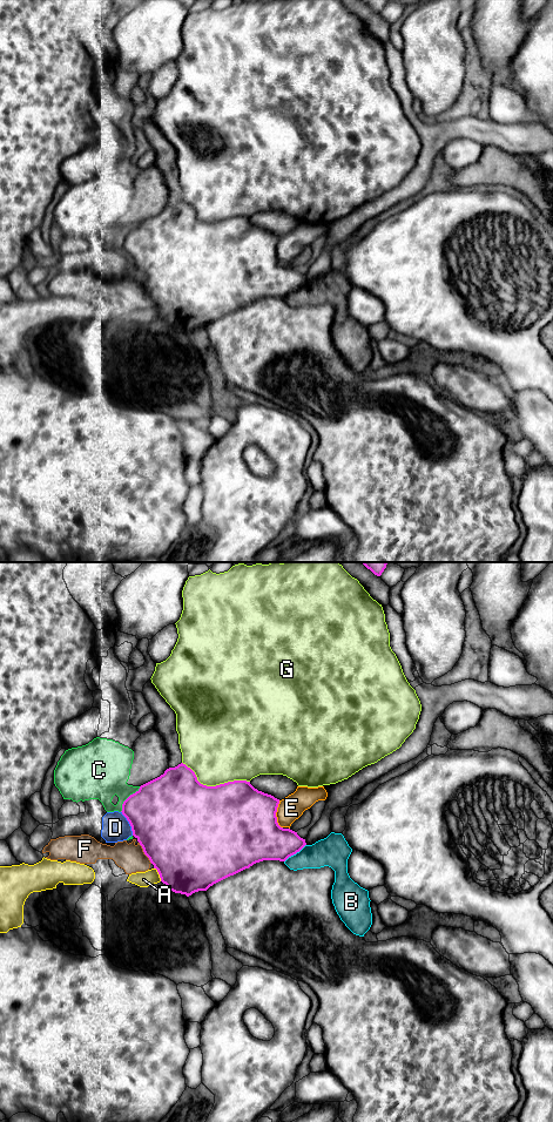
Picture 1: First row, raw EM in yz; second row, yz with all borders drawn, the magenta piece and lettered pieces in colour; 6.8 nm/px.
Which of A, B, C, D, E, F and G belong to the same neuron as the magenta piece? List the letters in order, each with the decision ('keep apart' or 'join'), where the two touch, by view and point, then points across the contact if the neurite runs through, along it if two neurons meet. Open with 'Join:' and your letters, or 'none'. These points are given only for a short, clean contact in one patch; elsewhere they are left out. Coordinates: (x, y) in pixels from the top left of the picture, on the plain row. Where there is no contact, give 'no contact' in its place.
Join: none
A: keep apart; meets magenta in yz at (159, 310)
B: keep apart; meets magenta in yz at (295, 290)
C: keep apart; meets magenta in yz at (127, 235)
D: keep apart; meets magenta in yz at (129, 259); border along yz (121, 248), (133, 271)
E: keep apart; meets magenta in yz at (275, 251)
F: keep apart; meets magenta in yz at (143, 288)
G: keep apart; meets magenta in yz at (214, 223)

